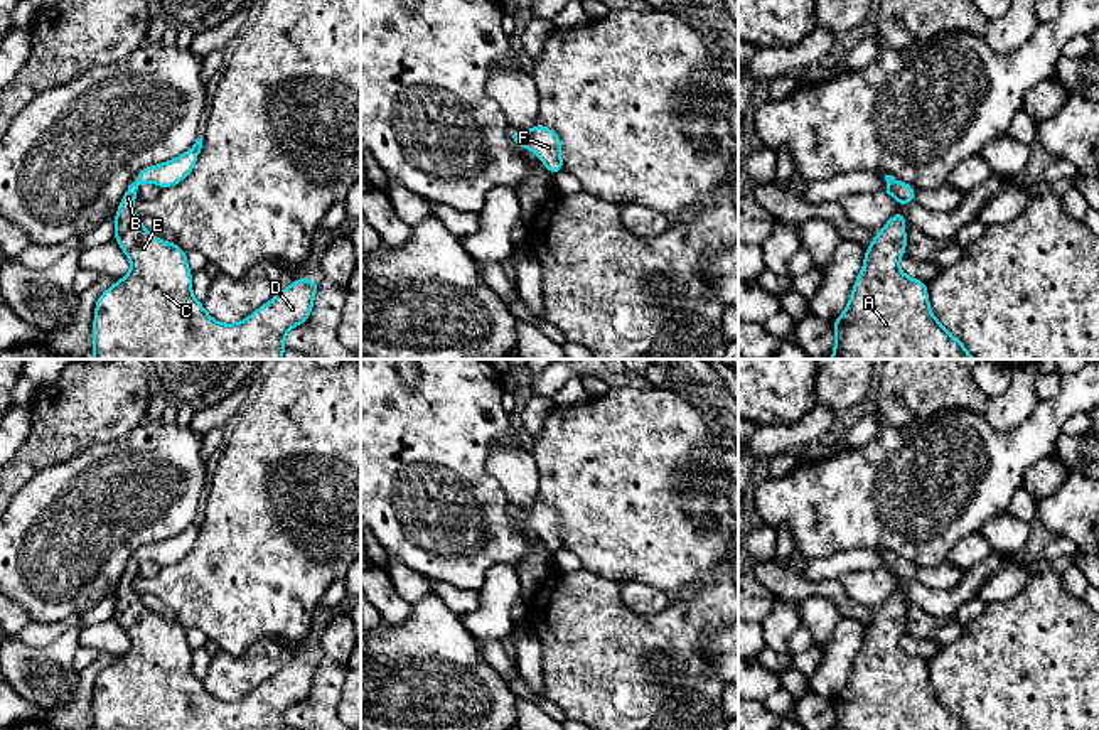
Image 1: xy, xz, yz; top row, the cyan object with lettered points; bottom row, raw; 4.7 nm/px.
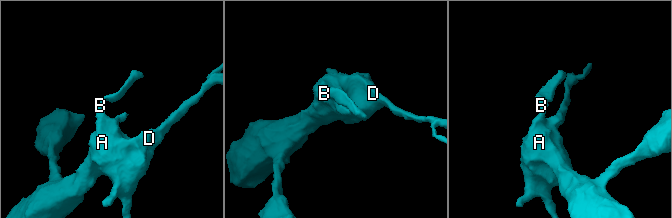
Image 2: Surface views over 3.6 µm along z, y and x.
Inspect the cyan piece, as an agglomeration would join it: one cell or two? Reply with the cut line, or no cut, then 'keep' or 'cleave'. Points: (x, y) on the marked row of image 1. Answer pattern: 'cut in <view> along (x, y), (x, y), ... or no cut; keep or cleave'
no cut; keep

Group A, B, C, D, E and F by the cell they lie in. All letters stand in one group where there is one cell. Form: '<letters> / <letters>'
A B C D E F

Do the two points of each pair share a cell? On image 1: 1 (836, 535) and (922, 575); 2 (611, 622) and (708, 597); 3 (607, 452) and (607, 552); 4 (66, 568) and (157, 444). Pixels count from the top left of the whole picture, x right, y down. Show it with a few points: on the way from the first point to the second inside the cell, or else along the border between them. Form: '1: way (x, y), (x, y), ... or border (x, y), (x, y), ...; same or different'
1: border (944, 558), (932, 567), (917, 568); different
2: way (636, 626), (681, 626), (686, 622); same
3: way (607, 477), (607, 526); same
4: way (76, 538), (140, 474); same

